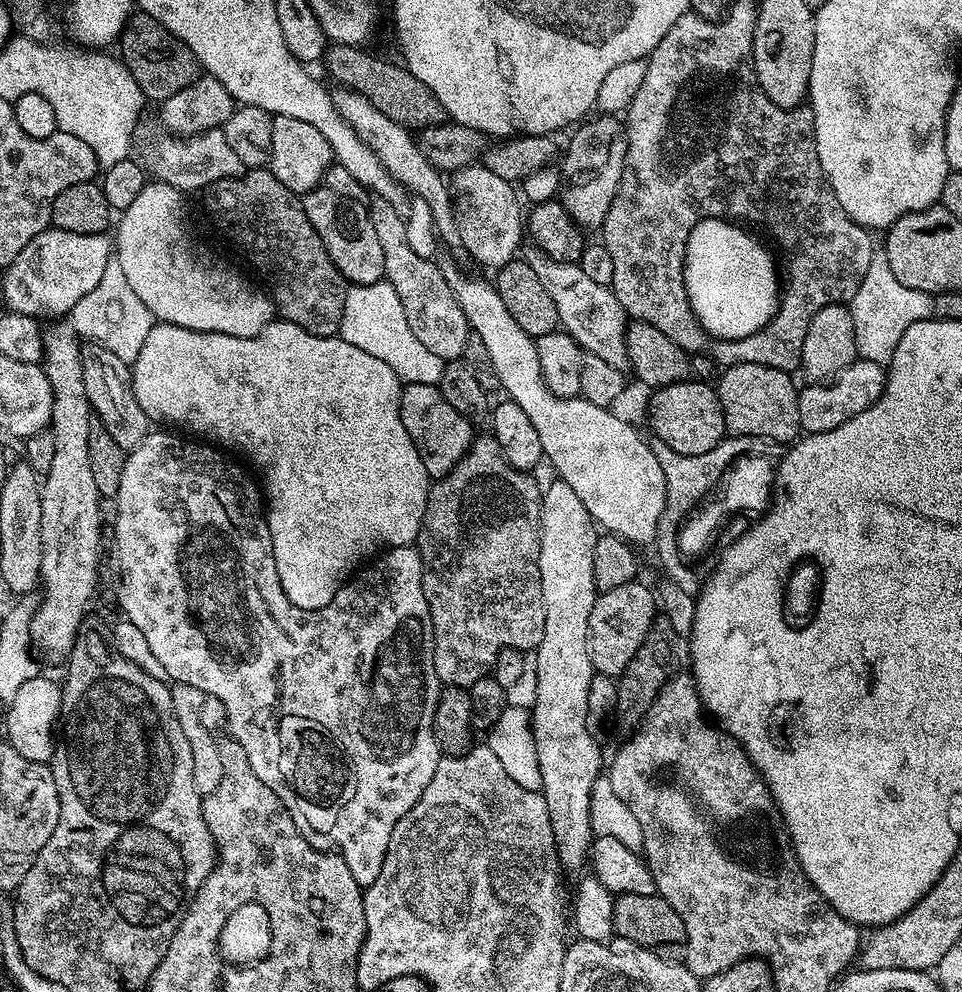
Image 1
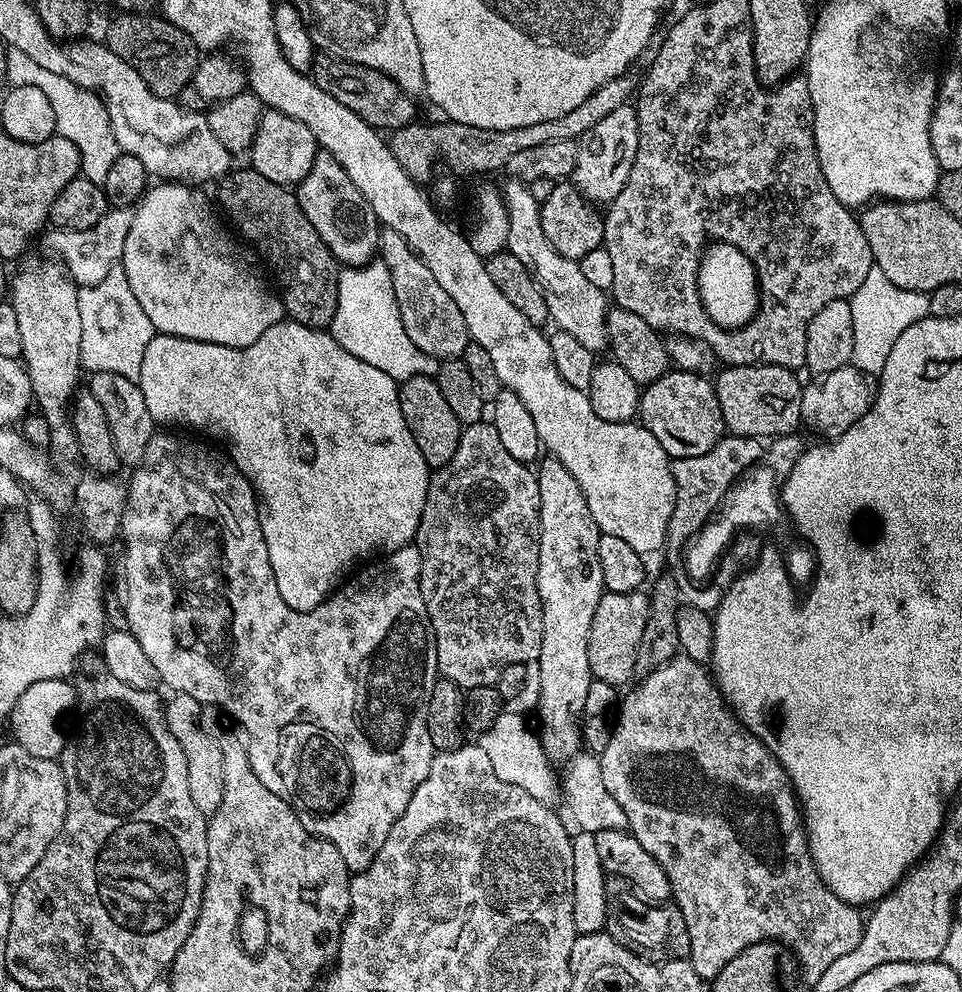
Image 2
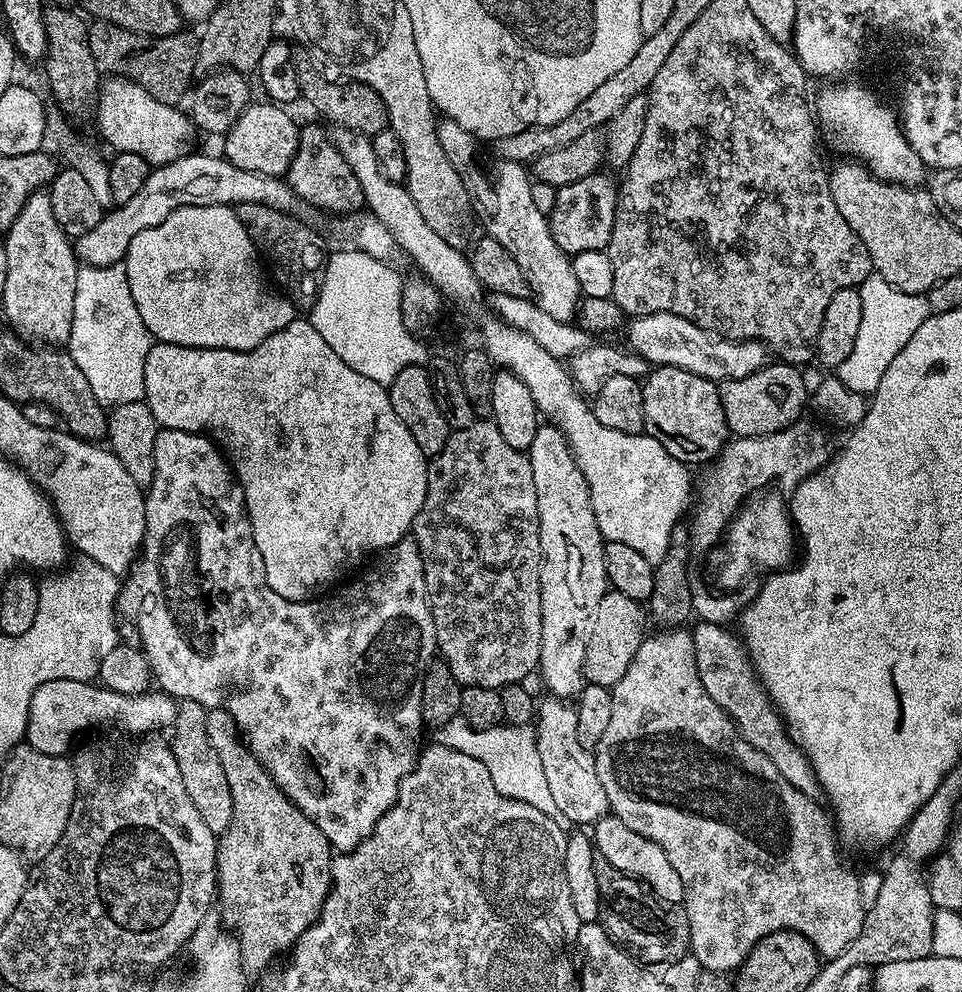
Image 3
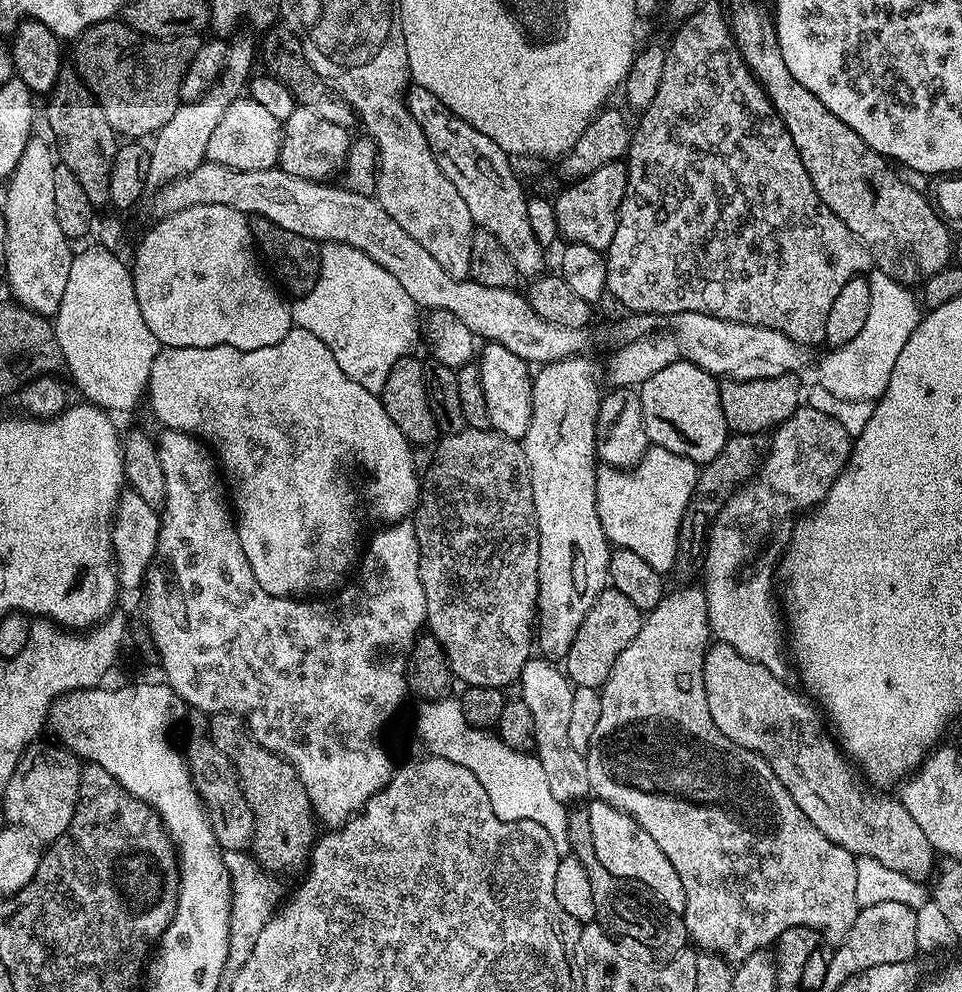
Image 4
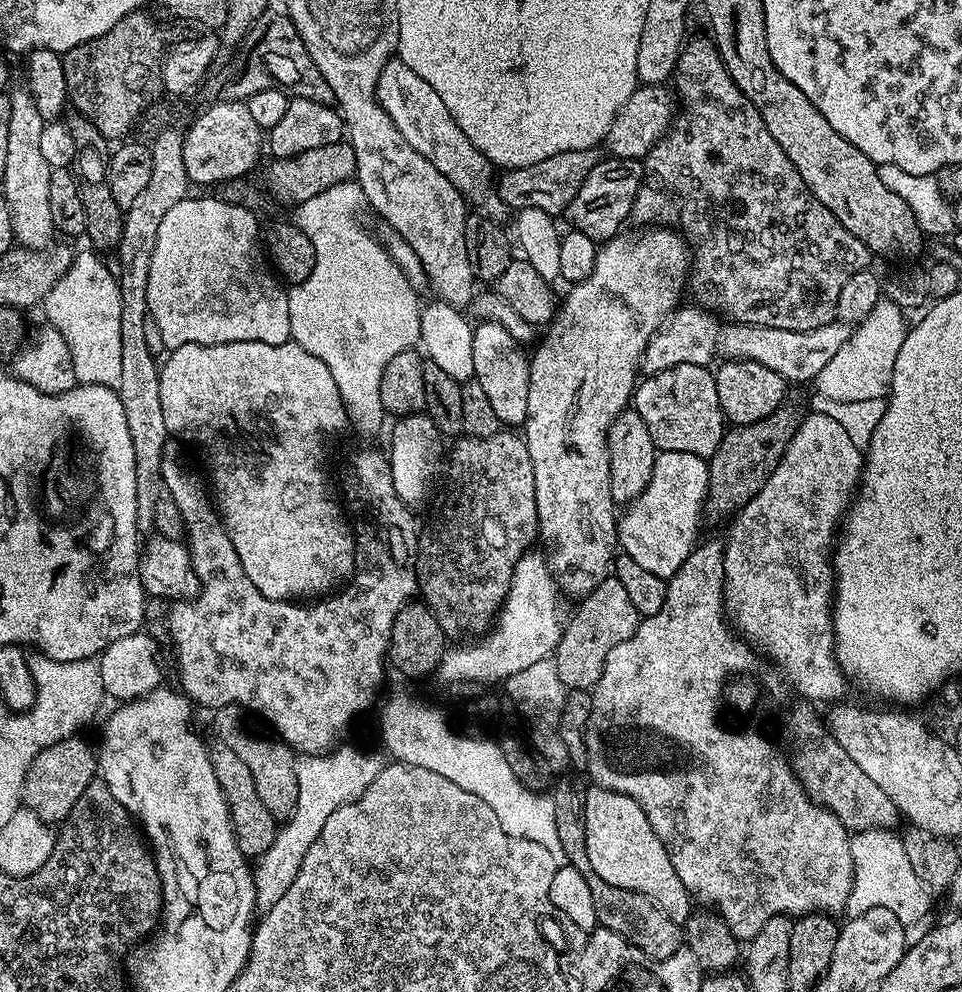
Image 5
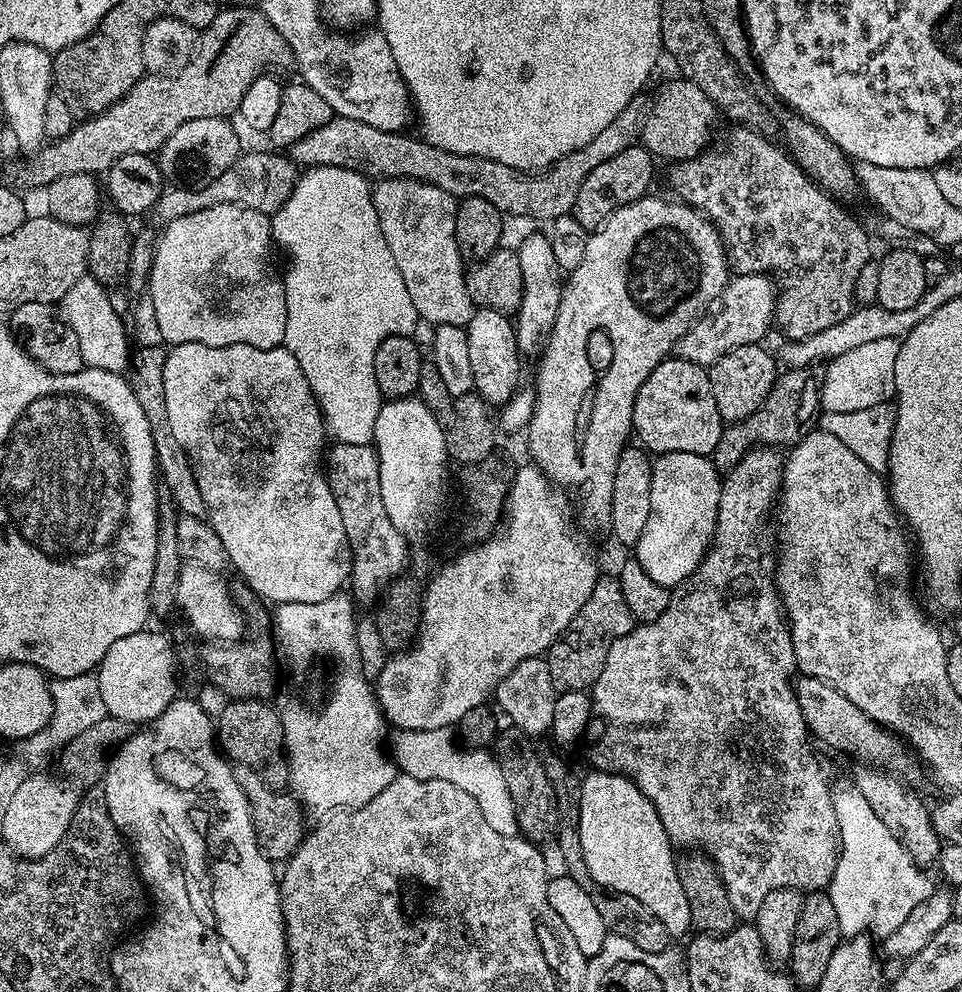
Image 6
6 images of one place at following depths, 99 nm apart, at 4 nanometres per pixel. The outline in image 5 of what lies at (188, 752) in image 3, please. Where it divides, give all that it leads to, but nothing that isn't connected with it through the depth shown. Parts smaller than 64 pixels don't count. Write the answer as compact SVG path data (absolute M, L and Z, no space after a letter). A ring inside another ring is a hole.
M213 739L208 744L210 766L214 766L214 775L218 778L218 786L222 786L222 794L228 803L228 813L232 819L232 829L238 842L238 850L249 858L266 854L270 846L274 846L274 838L278 831L278 820L266 810L262 798L258 798L258 790L254 787L254 778L250 778L250 769L244 765L242 758L226 746L226 742Z

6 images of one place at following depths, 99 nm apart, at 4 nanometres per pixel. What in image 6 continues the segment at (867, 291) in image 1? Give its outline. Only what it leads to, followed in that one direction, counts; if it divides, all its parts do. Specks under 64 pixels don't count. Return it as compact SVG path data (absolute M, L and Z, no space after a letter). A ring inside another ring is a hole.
M878 338L878 342L865 342L863 346L846 350L846 354L827 361L820 385L821 409L825 412L847 414L891 401L896 394L894 362L898 362L899 349L900 340Z

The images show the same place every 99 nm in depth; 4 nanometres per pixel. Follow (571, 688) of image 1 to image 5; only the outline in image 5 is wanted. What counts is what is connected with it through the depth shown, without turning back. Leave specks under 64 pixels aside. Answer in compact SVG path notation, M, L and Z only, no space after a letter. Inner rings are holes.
M648 226L643 230L636 230L640 232L628 231L629 230L621 231L620 235L616 236L614 239L603 241L603 243L599 245L596 254L596 261L594 262L594 270L590 270L590 274L587 278L585 278L585 280L571 285L571 287L567 289L569 291L568 297L566 297L565 300L562 300L562 303L559 305L558 311L554 316L554 323L547 329L549 332L545 334L544 341L537 346L536 353L534 351L531 353L528 361L528 365L530 366L530 398L528 399L528 417L526 417L522 425L522 435L524 437L524 441L526 442L526 446L530 450L530 462L534 462L534 494L536 495L536 519L538 521L538 532L541 537L545 536L545 538L552 543L552 556L550 552L550 571L556 578L557 588L560 589L561 593L563 593L565 597L576 596L575 598L583 598L588 596L590 594L590 590L594 590L594 586L598 586L598 582L605 580L606 577L613 571L614 557L618 552L618 504L611 498L610 456L607 453L607 432L610 430L610 426L614 423L616 417L622 415L622 413L626 411L629 407L630 401L633 399L636 391L636 385L638 383L638 373L640 372L640 356L646 350L646 346L650 342L650 338L660 329L660 327L662 327L664 321L667 320L677 308L681 307L682 300L680 300L680 295L685 295L688 286L688 277L692 266L692 253L690 251L690 245L679 231L673 230L667 226Z

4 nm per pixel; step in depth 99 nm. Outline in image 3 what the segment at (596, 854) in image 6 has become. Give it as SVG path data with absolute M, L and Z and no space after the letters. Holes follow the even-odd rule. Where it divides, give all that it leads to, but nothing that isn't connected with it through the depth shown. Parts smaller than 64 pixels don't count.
M609 814L601 820L597 820L594 825L594 847L598 855L606 858L606 862L610 862L610 866L615 866L616 869L622 870L622 874L639 880L649 892L653 892L664 903L683 904L682 878L678 878L674 865L670 862L670 858L666 858L666 854L662 850L662 846L658 846L658 842L654 842L650 838L642 838L642 834L630 830L630 826L626 826L626 822Z

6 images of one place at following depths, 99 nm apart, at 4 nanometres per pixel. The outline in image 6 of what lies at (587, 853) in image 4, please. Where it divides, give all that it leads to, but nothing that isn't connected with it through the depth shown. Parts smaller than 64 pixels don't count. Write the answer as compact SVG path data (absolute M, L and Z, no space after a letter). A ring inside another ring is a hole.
M545 751L542 759L546 770L546 778L552 783L556 793L558 823L554 829L554 842L562 850L562 858L566 858L568 875L574 878L574 882L578 882L578 886L582 886L582 890L586 890L586 894L590 894L598 914L602 914L602 922L607 926L609 933L622 938L630 938L630 942L634 942L634 946L638 946L638 950L663 952L665 948L669 947L670 937L666 926L662 926L662 922L658 922L658 918L654 918L651 910L642 906L642 902L638 902L638 898L630 898L630 894L622 894L621 892L610 892L601 884L596 884L594 878L590 878L590 870L586 870L586 862L582 858L578 780L577 777L572 777L567 762L559 756L561 753L556 752L547 753Z

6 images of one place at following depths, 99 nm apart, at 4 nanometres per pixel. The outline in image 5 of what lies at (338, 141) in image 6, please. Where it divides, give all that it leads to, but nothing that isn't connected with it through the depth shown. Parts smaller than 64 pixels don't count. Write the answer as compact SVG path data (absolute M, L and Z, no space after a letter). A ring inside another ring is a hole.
M596 148L586 150L566 150L562 154L554 154L550 158L542 158L542 162L534 162L534 166L509 168L498 176L498 191L509 209L519 210L524 207L544 210L546 214L559 217L567 213L570 202L574 202L574 194L578 194L582 182L586 182L586 174L594 170L598 163Z

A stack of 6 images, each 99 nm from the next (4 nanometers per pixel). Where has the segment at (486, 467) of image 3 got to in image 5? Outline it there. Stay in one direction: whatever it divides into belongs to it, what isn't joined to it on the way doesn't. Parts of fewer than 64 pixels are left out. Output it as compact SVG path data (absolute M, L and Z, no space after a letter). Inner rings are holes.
M501 430L490 438L474 438L464 436L457 439L456 444L451 445L452 465L448 468L448 485L444 488L444 501L440 504L440 509L428 520L428 525L421 527L418 532L418 547L416 549L416 582L419 595L423 603L438 618L438 622L443 626L445 633L452 632L476 632L472 634L484 634L489 631L490 625L495 621L500 607L504 605L506 594L510 590L512 575L516 569L516 563L524 557L525 552L533 547L532 539L538 536L538 521L536 519L536 495L534 494L534 462L530 462L530 450L526 446L523 435L516 436L512 430Z

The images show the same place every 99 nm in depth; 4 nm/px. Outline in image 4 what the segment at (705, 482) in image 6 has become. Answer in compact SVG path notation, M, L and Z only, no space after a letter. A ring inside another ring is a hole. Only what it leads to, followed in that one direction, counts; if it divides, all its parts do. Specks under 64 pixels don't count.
M655 446L649 447L644 457L627 470L601 467L596 473L596 497L598 518L608 541L615 547L634 550L661 574L671 573L676 565L678 526L697 475L698 465L693 460Z

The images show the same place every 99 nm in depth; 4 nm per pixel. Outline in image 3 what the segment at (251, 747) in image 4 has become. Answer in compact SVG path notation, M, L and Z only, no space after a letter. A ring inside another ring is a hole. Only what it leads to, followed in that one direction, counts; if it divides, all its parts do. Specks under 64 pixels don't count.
M213 708L206 718L206 738L222 762L226 783L230 785L230 798L234 798L234 818L224 832L219 833L216 845L216 878L218 881L218 908L233 924L235 935L240 941L240 950L245 961L256 968L264 968L272 956L287 953L296 939L318 918L324 900L332 889L332 843L290 802L290 798L275 784L272 775L258 762L249 750L241 733L232 723L223 708Z

